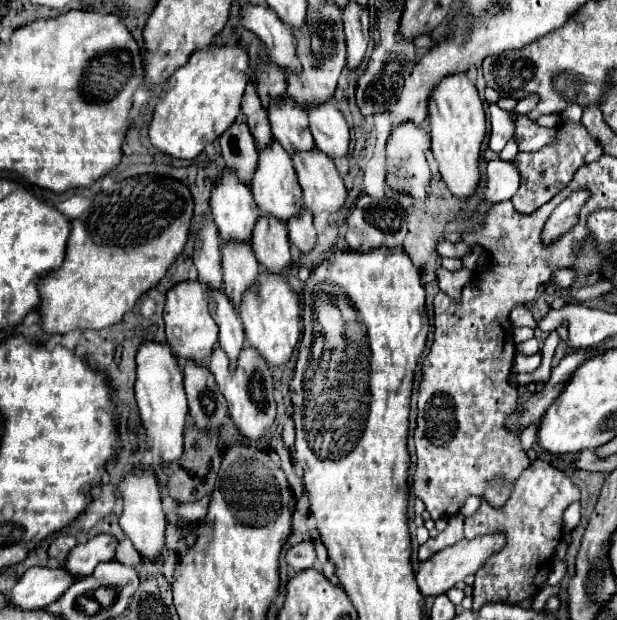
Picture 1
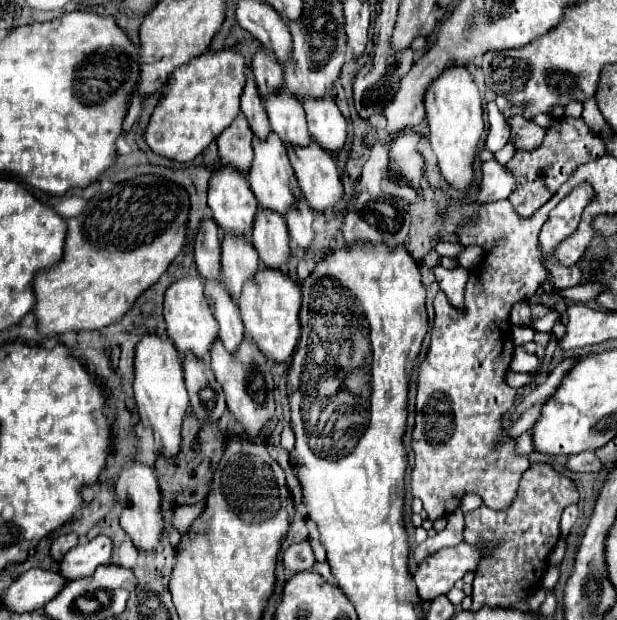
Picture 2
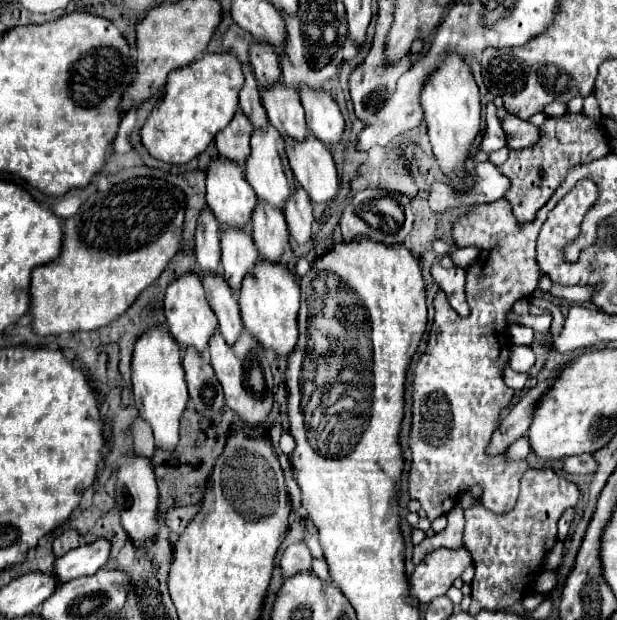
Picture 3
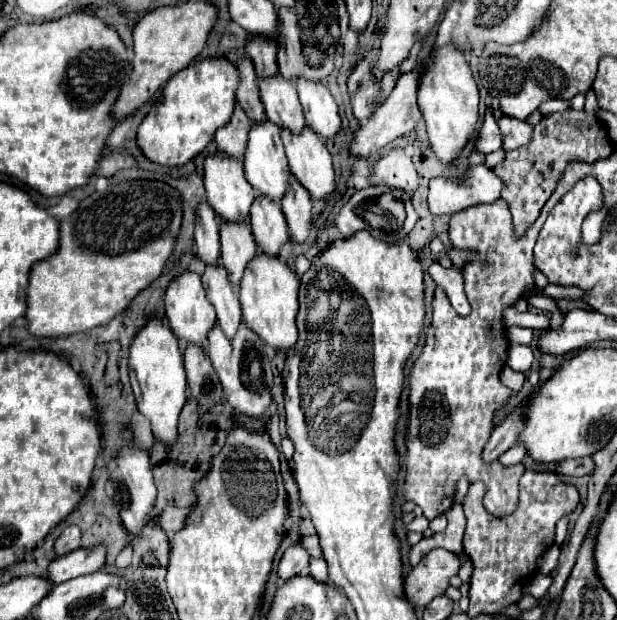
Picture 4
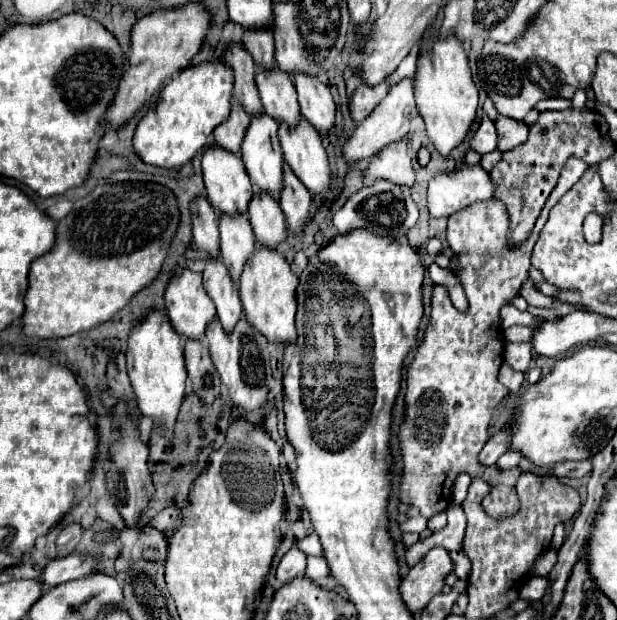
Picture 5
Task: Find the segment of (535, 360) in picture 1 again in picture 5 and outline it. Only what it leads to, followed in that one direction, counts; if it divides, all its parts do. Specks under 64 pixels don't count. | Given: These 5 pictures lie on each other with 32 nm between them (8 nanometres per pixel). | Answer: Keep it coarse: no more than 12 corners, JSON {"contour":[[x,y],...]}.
{"contour":[[506,342],[506,362],[526,372],[532,346]]}

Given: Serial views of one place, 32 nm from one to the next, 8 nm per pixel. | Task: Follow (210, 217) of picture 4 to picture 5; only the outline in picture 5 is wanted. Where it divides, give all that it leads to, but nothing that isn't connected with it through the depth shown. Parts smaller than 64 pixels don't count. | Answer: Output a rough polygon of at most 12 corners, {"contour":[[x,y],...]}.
{"contour":[[208,200],[192,202],[194,246],[216,260],[220,236]]}

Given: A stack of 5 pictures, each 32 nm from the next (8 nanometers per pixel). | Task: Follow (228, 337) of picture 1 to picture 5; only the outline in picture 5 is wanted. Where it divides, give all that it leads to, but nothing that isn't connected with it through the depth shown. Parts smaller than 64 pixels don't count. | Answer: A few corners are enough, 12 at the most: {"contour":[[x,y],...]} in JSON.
{"contour":[[206,262],[204,288],[222,328],[232,332],[242,316],[238,288],[224,264]]}

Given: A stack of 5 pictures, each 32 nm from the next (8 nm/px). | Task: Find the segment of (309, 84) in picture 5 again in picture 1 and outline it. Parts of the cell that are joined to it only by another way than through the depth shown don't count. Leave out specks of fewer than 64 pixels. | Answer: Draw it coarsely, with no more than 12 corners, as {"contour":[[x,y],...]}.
{"contour":[[328,102],[308,112],[316,148],[346,158],[350,128]]}

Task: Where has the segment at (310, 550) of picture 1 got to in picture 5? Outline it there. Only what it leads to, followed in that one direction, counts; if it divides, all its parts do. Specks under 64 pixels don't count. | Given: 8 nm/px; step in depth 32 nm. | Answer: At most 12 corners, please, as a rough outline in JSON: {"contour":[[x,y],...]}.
{"contour":[[292,546],[276,568],[278,582],[304,576],[306,554]]}

